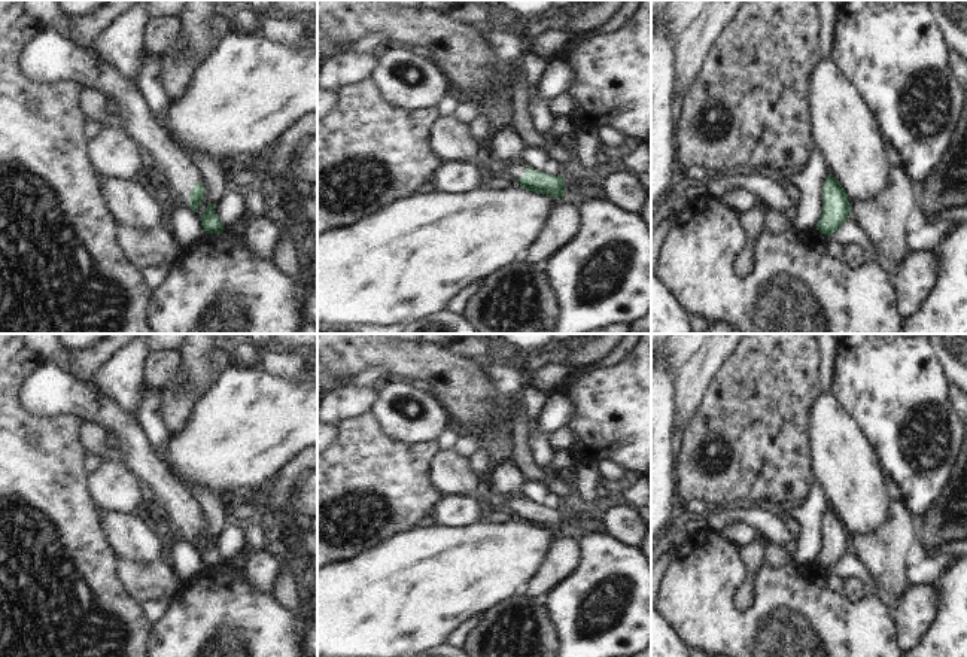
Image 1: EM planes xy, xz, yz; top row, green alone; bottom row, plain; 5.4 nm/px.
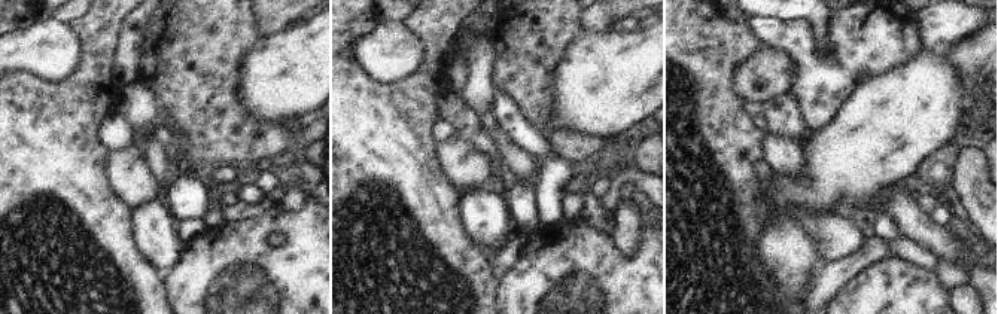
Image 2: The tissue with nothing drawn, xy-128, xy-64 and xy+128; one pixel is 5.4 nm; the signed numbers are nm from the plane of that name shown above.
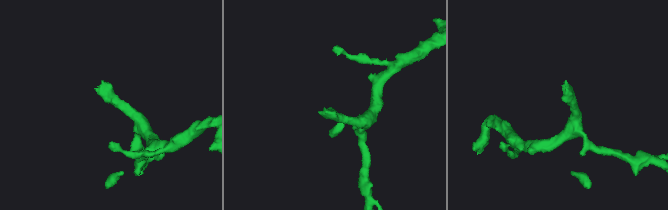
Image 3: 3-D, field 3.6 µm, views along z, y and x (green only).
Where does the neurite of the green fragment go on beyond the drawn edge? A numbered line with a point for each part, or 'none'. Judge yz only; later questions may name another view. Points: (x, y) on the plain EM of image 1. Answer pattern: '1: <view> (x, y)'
none.

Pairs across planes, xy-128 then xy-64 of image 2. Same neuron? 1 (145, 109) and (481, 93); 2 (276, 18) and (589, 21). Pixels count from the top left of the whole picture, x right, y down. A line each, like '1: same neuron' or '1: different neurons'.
1: same neuron
2: same neuron

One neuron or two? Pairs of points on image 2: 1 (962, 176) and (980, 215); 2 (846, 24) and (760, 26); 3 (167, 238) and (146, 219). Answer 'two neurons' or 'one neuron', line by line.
1: one neuron
2: one neuron
3: one neuron

